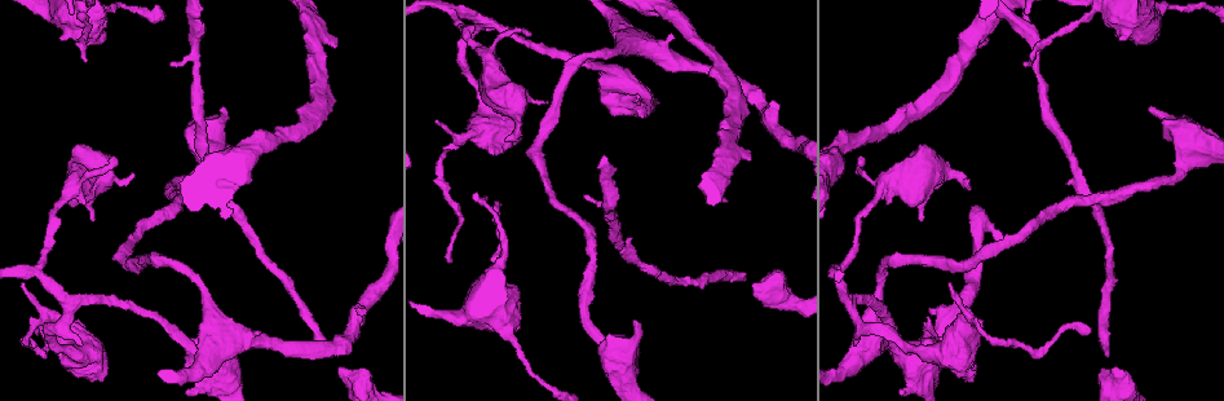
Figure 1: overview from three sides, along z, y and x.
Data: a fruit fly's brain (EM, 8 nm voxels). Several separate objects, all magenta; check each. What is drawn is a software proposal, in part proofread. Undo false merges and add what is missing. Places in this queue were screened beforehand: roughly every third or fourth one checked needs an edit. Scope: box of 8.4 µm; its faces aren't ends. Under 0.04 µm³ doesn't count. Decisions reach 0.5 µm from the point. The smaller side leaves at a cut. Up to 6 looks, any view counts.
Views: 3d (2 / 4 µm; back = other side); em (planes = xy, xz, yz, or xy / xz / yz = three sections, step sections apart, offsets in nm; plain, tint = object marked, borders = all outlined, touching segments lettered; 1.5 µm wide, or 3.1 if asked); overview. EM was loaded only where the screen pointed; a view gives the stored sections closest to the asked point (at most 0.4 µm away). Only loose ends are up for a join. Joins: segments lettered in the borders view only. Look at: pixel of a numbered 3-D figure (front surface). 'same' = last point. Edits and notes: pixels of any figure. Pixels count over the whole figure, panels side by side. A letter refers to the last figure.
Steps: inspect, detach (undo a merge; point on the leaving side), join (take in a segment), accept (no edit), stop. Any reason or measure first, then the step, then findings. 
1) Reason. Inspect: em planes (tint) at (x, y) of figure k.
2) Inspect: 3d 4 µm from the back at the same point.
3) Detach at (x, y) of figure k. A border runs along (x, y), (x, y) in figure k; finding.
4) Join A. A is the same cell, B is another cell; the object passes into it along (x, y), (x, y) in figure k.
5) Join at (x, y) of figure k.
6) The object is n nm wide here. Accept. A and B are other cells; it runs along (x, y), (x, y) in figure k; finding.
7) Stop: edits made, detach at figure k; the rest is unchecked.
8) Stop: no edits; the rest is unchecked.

Three-way junction. Inspect: em xz step 8 (tint) at (37, 264) of figure 1.

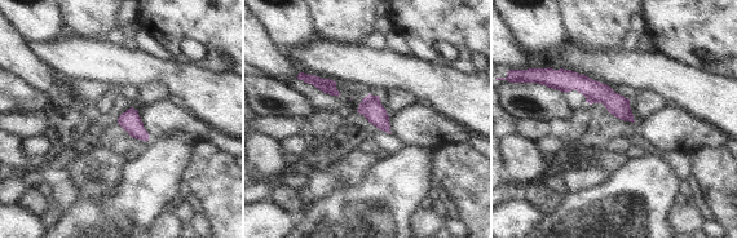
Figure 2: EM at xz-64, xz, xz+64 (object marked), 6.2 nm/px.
Inspect: em xz step 8 (borders) at the same point.

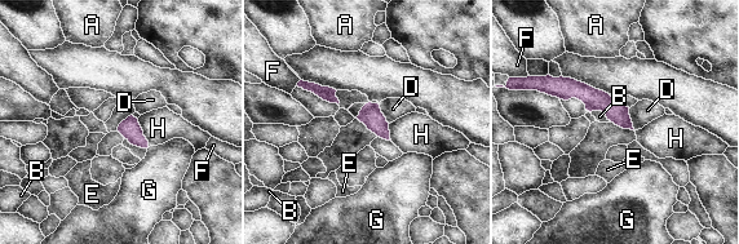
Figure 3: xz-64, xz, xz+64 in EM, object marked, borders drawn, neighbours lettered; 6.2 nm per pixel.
Accept. A, B, D, E, F, G and H are other cells; a border runs along (591, 111), (601, 111), (611, 122) in figure 3; all the same neuron.

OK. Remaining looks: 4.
Thin end. Inspect: 3d 4 µm from the back at (530, 31) of figure 1.

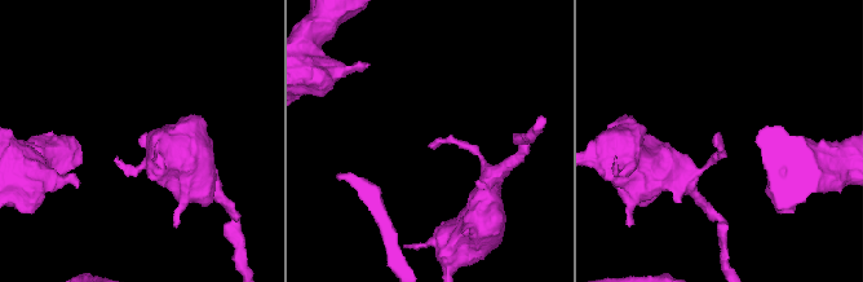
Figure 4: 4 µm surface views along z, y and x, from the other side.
Inspect: em yz step 8 (tint) at (144, 133) of figure 4.

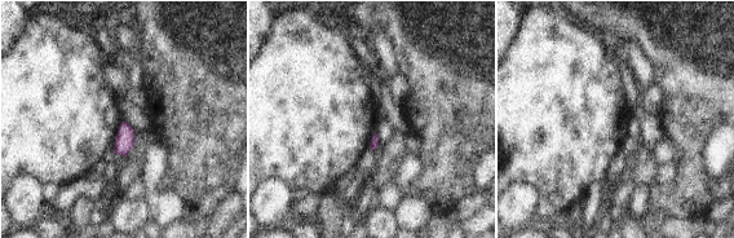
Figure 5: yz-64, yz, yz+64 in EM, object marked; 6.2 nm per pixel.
Cut it another way. Inspect: em planes (borders) at the same point.

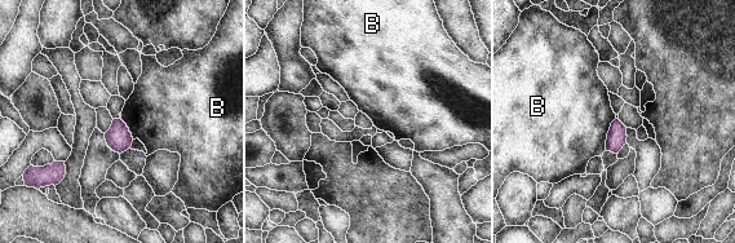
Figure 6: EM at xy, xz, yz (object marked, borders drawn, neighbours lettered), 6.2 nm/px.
The object is 130 nm wide here. Accept. B is another cell; a border runs along (615, 118), (607, 133), (605, 150) in figure 6; no lettered segment goes on from it.

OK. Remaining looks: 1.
Narrows sharply. Inspect: em planes (borders) at (613, 213) of figure 1.

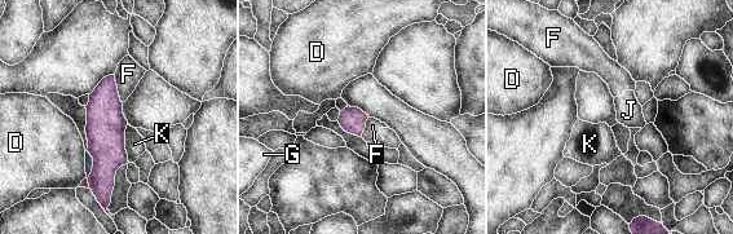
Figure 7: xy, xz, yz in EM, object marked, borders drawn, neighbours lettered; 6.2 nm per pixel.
The longest contact is with K, 240 nm. Accept. D, F, G, J and K are other cells; a border runs along (127, 124), (126, 153), (129, 162) in figure 7; one neuron here.

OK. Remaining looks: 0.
Stop: no edits; the rest is unchecked.

